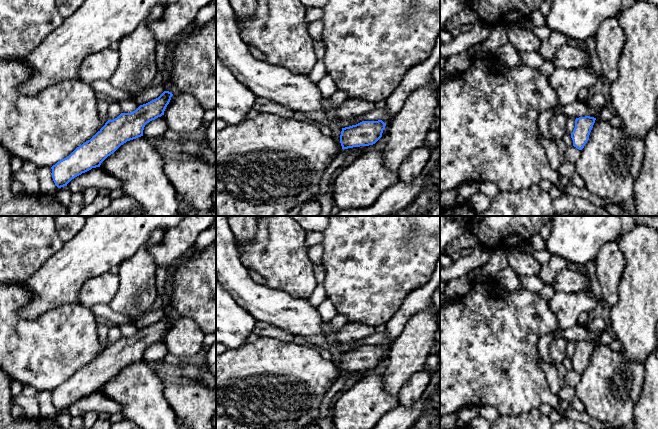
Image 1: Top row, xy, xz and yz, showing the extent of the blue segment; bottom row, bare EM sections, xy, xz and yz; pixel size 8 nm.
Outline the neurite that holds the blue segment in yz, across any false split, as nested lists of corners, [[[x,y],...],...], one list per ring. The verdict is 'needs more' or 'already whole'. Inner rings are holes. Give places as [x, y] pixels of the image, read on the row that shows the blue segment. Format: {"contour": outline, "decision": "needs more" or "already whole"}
{"contour": [[[585,116],[579,117],[575,120],[575,128],[571,133],[573,140],[573,146],[579,150],[582,150],[589,140],[590,132],[593,128],[596,118]]], "decision": "already whole"}

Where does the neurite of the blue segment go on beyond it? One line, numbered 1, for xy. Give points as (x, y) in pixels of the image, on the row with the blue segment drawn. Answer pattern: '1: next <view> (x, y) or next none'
1: next none

